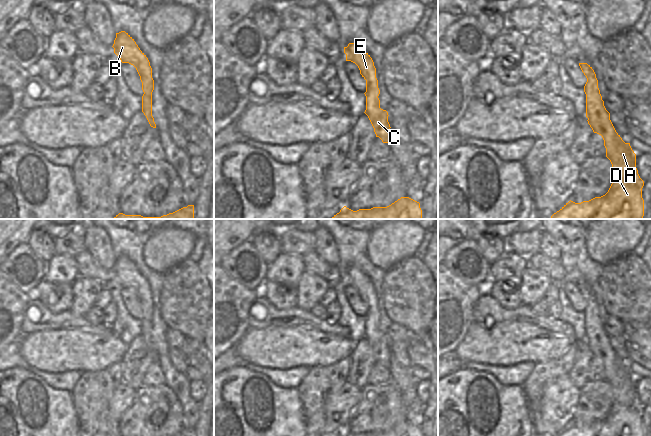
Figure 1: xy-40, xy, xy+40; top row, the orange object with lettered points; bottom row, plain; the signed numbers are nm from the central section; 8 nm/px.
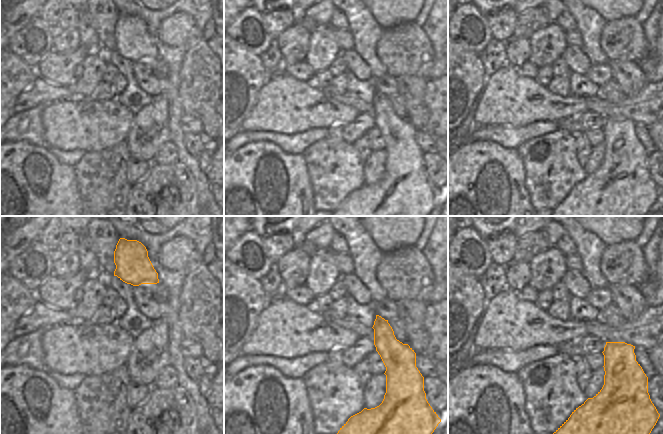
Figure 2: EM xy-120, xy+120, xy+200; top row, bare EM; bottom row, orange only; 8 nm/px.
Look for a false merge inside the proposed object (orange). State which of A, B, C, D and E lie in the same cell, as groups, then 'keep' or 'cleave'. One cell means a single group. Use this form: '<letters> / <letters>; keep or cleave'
A B C D E; keep

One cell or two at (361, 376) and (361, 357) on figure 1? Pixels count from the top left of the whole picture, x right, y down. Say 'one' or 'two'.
one

